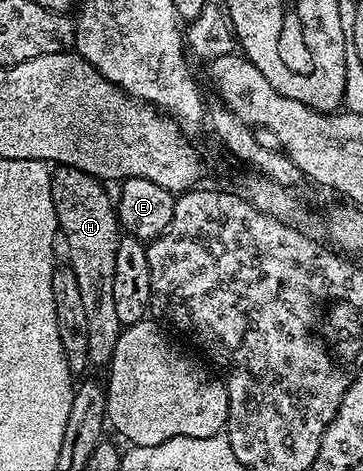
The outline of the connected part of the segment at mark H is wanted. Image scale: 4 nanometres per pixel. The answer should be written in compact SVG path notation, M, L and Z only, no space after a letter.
M71 165L53 170L50 194L58 216L61 236L66 236L66 249L70 252L68 268L80 283L80 299L84 299L84 312L88 314L87 362L91 366L109 366L116 351L118 337L124 326L116 319L116 303L112 299L112 278L116 275L116 247L120 226L115 202L106 194L107 186L91 173L80 171Z

